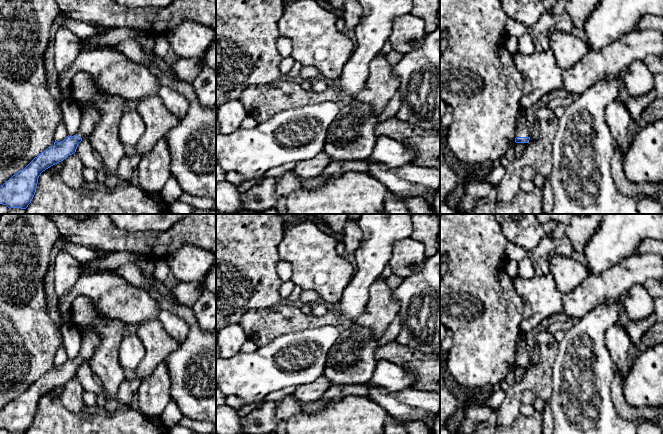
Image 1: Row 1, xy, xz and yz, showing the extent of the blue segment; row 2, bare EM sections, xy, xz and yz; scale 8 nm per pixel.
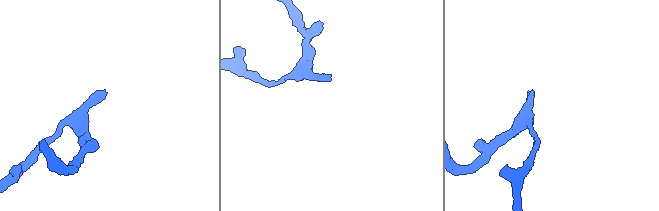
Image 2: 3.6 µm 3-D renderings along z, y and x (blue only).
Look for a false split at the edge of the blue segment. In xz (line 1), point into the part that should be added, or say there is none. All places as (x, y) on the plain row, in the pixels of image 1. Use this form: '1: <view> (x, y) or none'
1: none

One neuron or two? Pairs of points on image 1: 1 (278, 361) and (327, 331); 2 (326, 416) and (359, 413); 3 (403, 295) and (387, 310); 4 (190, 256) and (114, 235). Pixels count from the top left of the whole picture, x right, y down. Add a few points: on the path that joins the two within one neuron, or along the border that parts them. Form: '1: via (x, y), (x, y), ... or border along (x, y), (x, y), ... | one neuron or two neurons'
1: via (290, 360), (299, 358), (315, 343) | one neuron
2: via (334, 416), (351, 416) | one neuron
3: border along (393, 291), (393, 297), (399, 303), (398, 314) | two neurons
4: border along (197, 246), (182, 245), (166, 258) | two neurons

